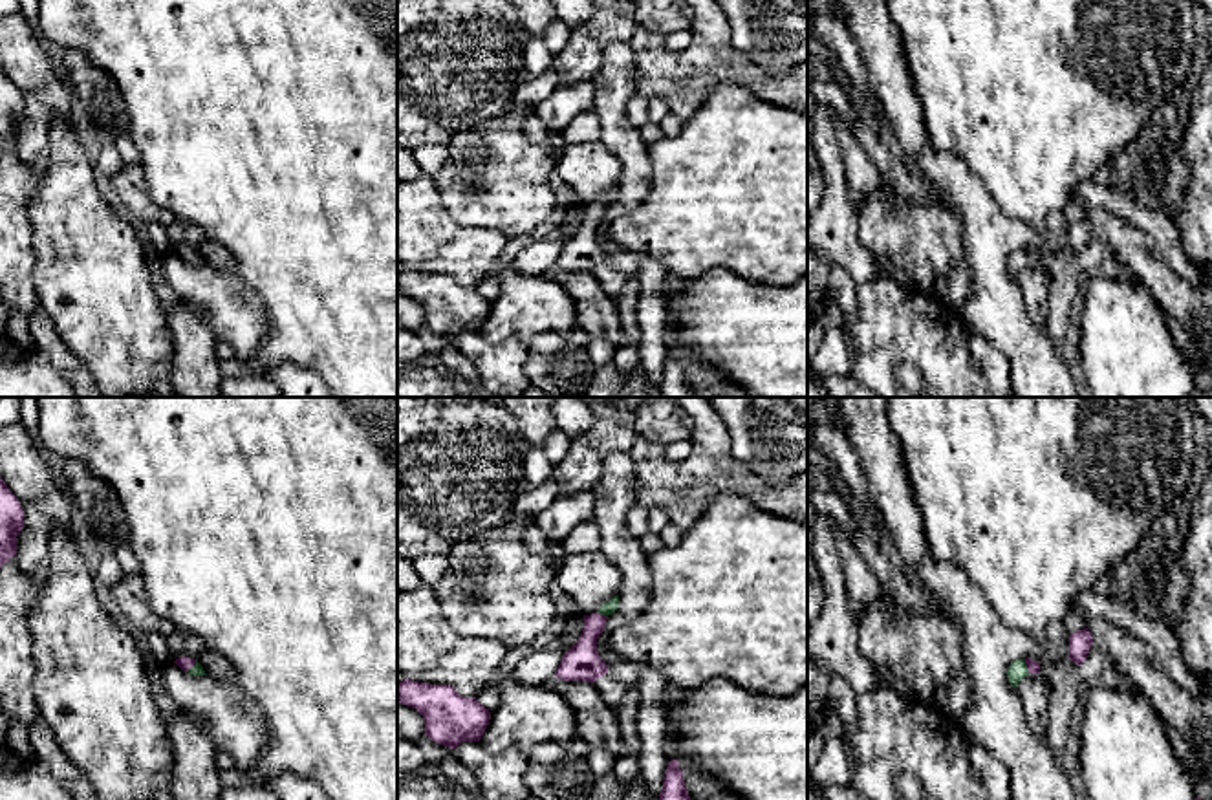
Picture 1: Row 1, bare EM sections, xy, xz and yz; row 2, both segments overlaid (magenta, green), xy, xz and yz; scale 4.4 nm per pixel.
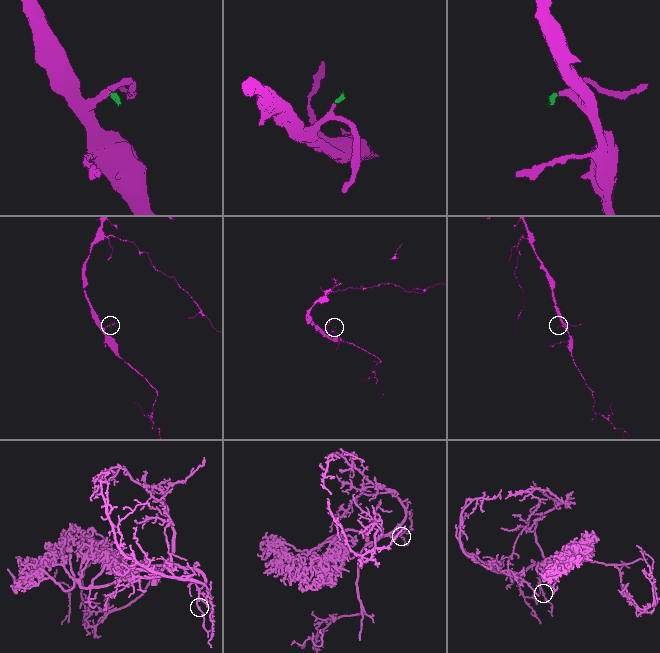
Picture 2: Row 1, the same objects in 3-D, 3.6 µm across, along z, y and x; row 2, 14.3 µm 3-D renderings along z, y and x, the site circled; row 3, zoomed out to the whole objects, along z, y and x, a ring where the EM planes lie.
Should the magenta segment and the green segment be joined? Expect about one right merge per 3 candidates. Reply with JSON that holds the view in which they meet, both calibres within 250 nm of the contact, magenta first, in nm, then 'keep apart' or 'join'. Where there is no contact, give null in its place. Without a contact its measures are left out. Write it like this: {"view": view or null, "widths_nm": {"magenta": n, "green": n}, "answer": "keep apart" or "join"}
{"view": "xz", "widths_nm": {"magenta": 160, "green": 60}, "answer": "join"}

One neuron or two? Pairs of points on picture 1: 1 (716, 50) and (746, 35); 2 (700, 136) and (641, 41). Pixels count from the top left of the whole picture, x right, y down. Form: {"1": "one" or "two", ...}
{"1": "two", "2": "two"}

